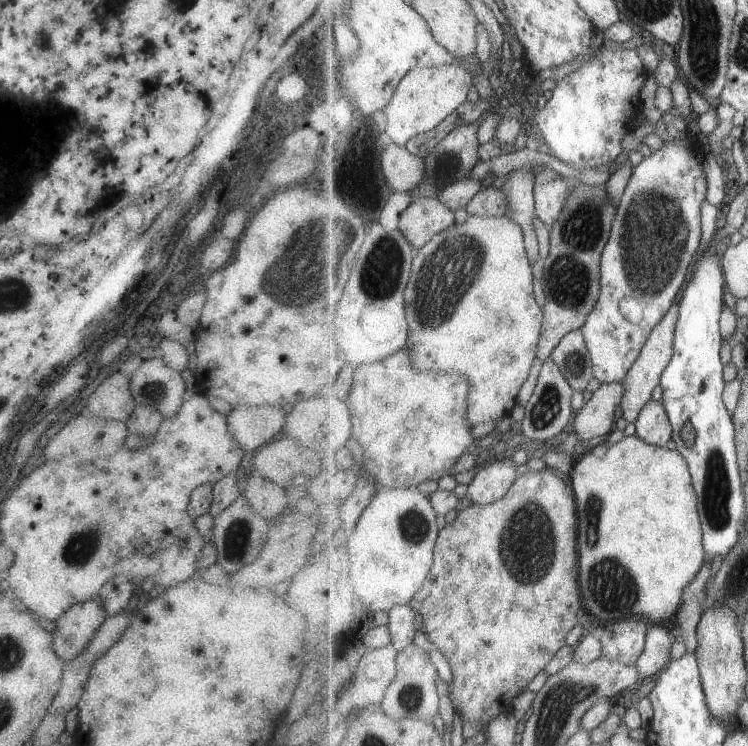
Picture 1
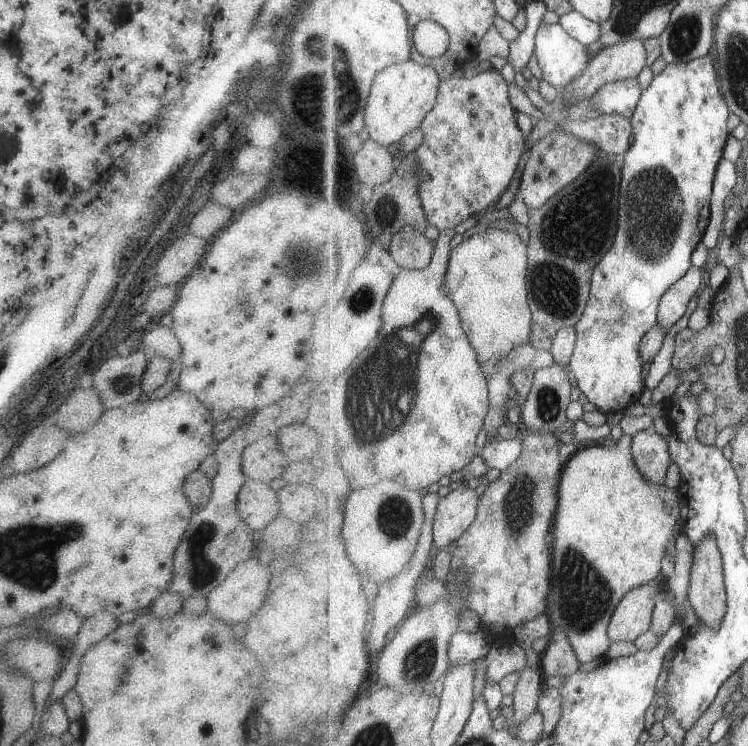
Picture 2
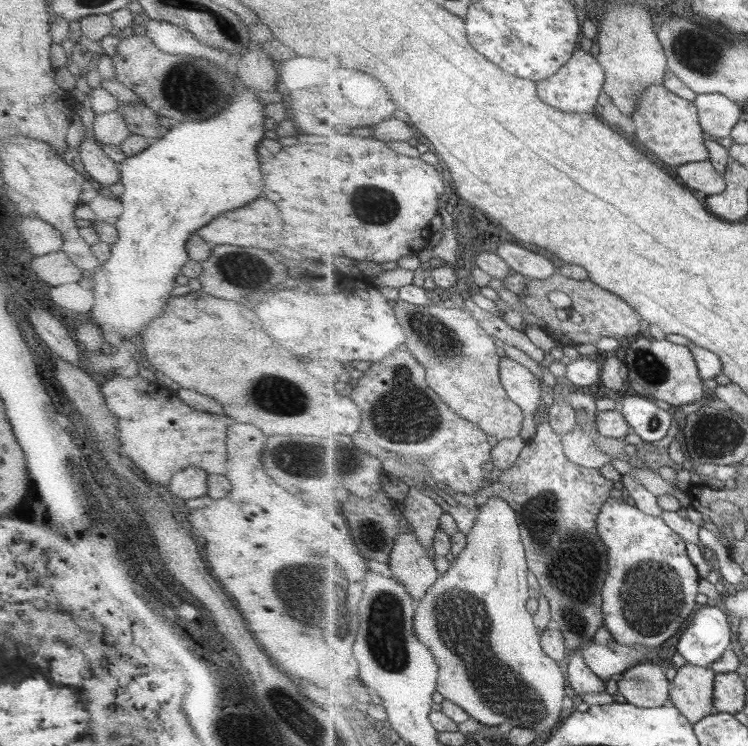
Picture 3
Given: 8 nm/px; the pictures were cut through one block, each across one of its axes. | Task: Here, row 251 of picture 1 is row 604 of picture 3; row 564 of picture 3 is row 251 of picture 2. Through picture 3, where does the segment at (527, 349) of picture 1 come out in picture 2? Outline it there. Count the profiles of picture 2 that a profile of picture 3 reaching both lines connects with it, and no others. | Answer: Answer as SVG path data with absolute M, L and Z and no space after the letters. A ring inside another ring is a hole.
M495 228L473 235L452 250L443 290L453 298L486 374L495 370L503 354L530 342L533 320L528 298L528 251L515 231Z

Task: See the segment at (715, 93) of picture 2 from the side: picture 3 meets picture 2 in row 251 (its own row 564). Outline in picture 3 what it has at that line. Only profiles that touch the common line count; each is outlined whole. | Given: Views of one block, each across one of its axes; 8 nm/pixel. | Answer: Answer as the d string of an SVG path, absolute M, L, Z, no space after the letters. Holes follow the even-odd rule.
M621 499L607 500L597 520L601 539L609 549L609 574L603 592L605 628L613 641L625 646L639 644L659 648L681 628L691 612L699 609L697 594L702 579L699 570L687 556L687 542L664 522L662 516L650 516L636 505L631 506Z

